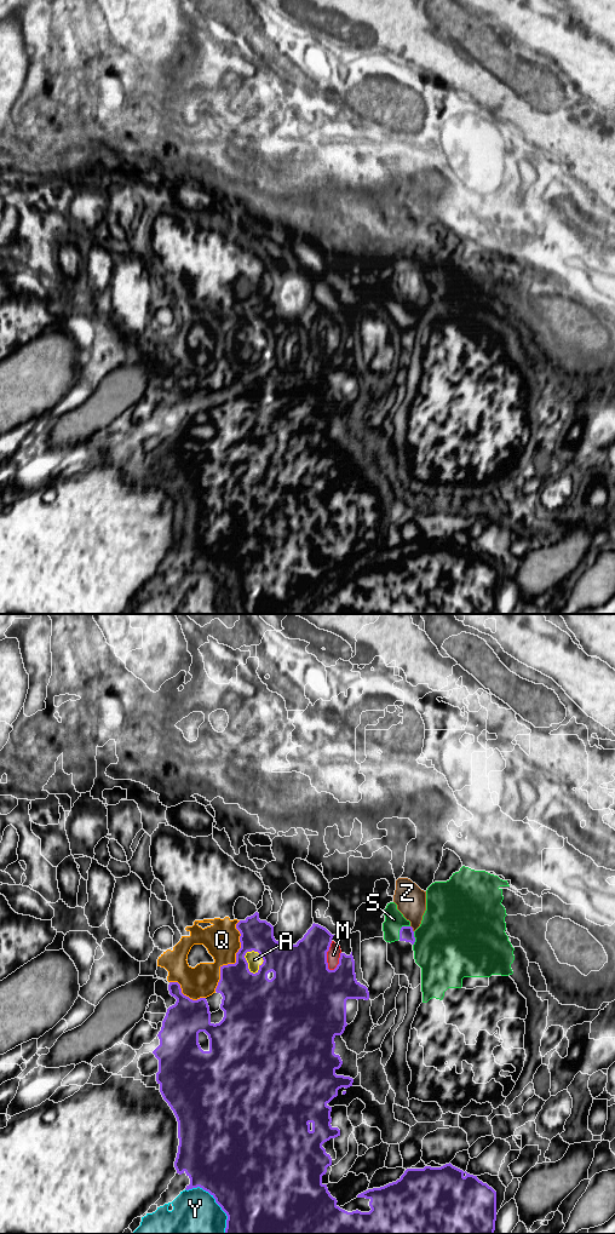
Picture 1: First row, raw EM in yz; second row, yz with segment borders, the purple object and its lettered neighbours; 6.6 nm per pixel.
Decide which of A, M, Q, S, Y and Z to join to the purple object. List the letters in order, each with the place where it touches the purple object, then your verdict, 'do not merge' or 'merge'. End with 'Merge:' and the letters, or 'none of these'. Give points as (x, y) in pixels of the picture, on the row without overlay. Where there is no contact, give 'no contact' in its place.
A: yz (246, 342) | do not merge
M: yz (326, 337) | do not merge
Q: yz (236, 340) | do not merge
S: yz (401, 309) | do not merge
Y: yz (216, 581) | do not merge
Z: yz (412, 309) | do not merge
Merge: none of these

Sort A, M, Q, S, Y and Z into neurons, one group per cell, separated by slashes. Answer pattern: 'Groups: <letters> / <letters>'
Groups: A / M / Q / S / Y / Z

